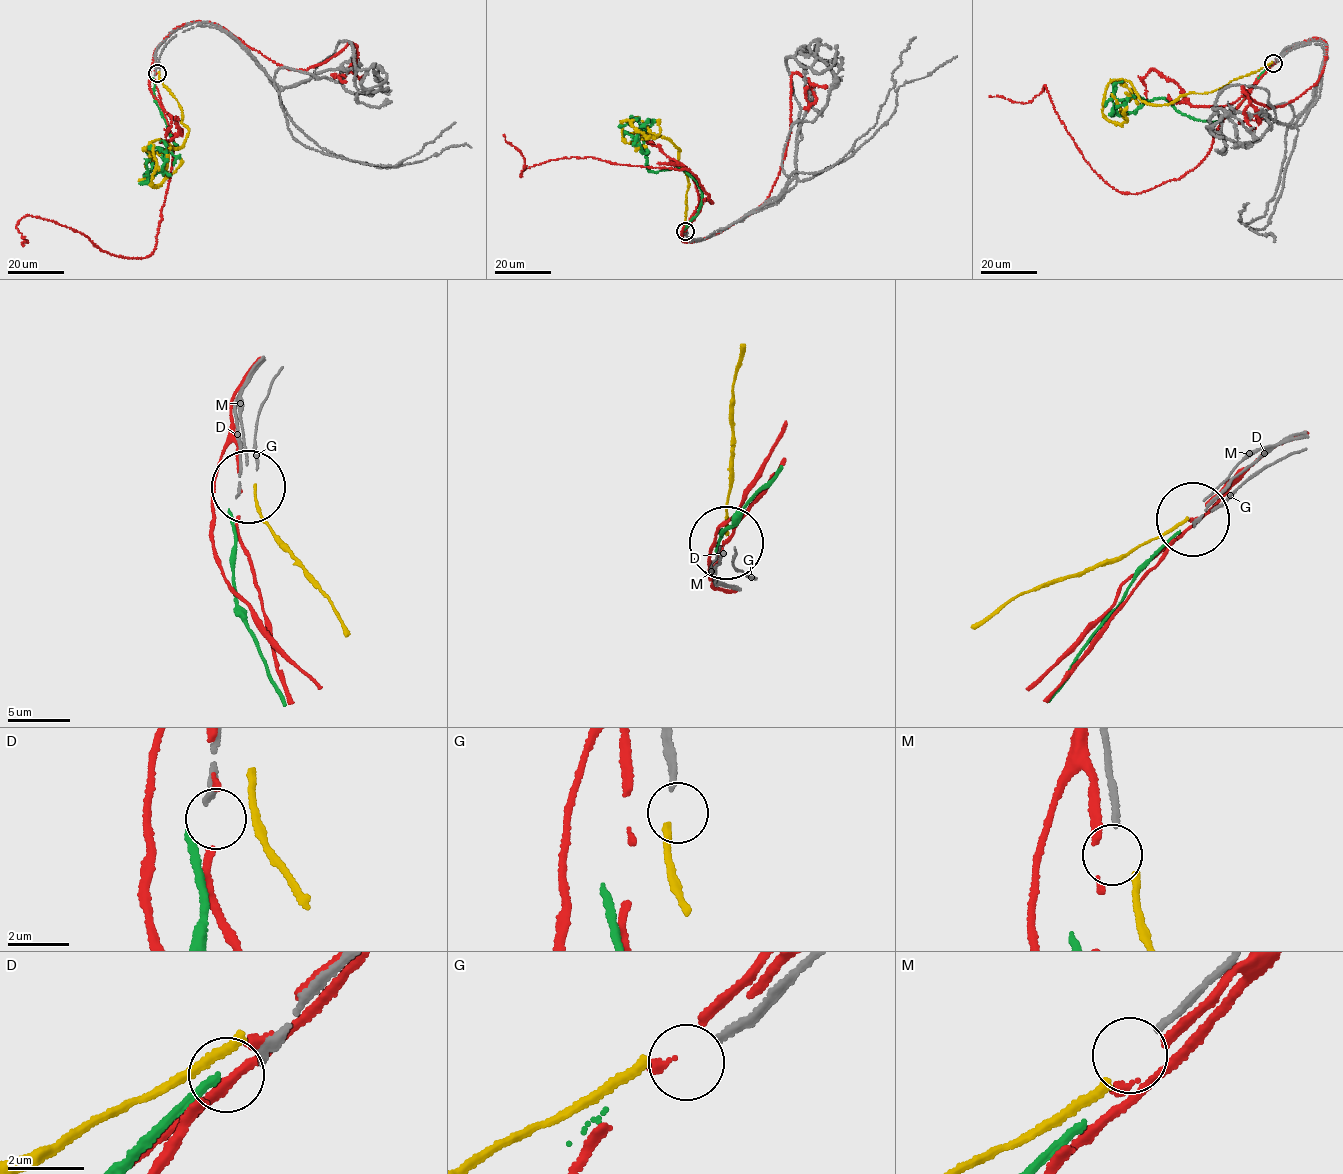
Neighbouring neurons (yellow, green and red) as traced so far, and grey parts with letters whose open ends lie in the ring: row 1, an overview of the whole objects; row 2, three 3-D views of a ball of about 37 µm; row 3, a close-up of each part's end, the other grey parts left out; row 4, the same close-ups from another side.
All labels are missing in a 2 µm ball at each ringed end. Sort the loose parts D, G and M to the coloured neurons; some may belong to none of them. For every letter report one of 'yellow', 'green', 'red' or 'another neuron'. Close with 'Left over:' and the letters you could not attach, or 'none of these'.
D: another neuron
G: another neuron
M: another neuron
Left over: D, G, M

